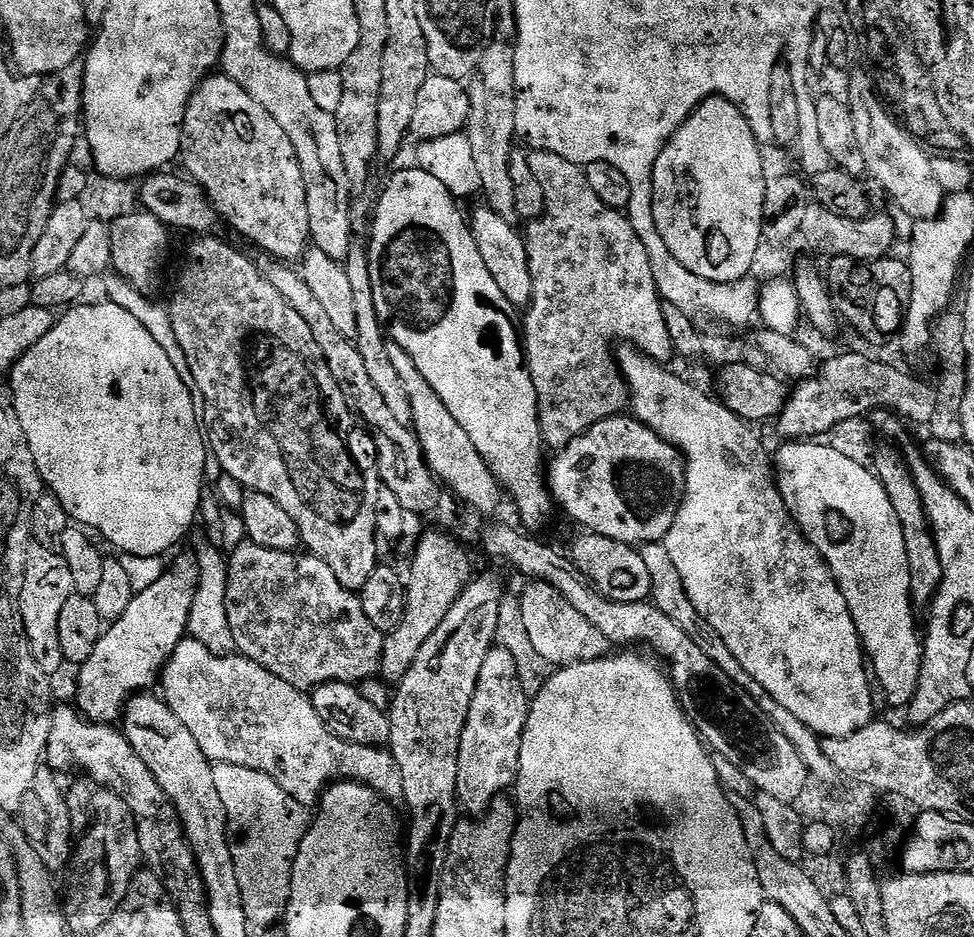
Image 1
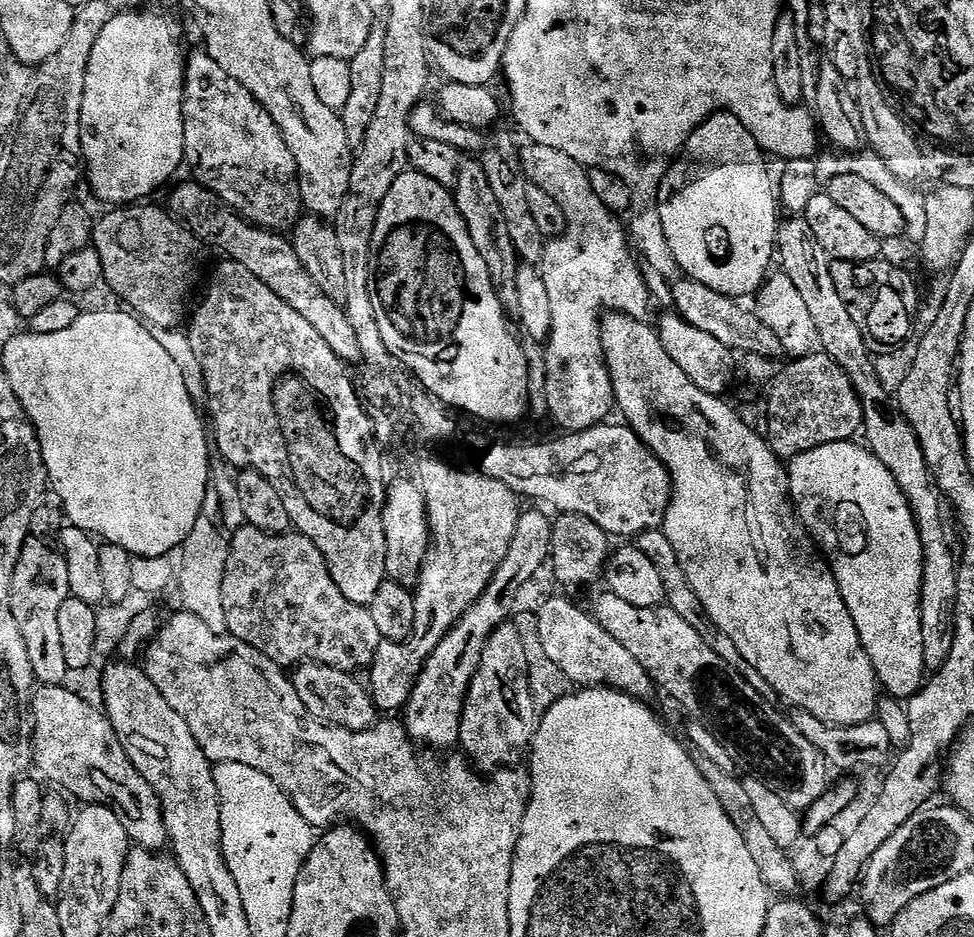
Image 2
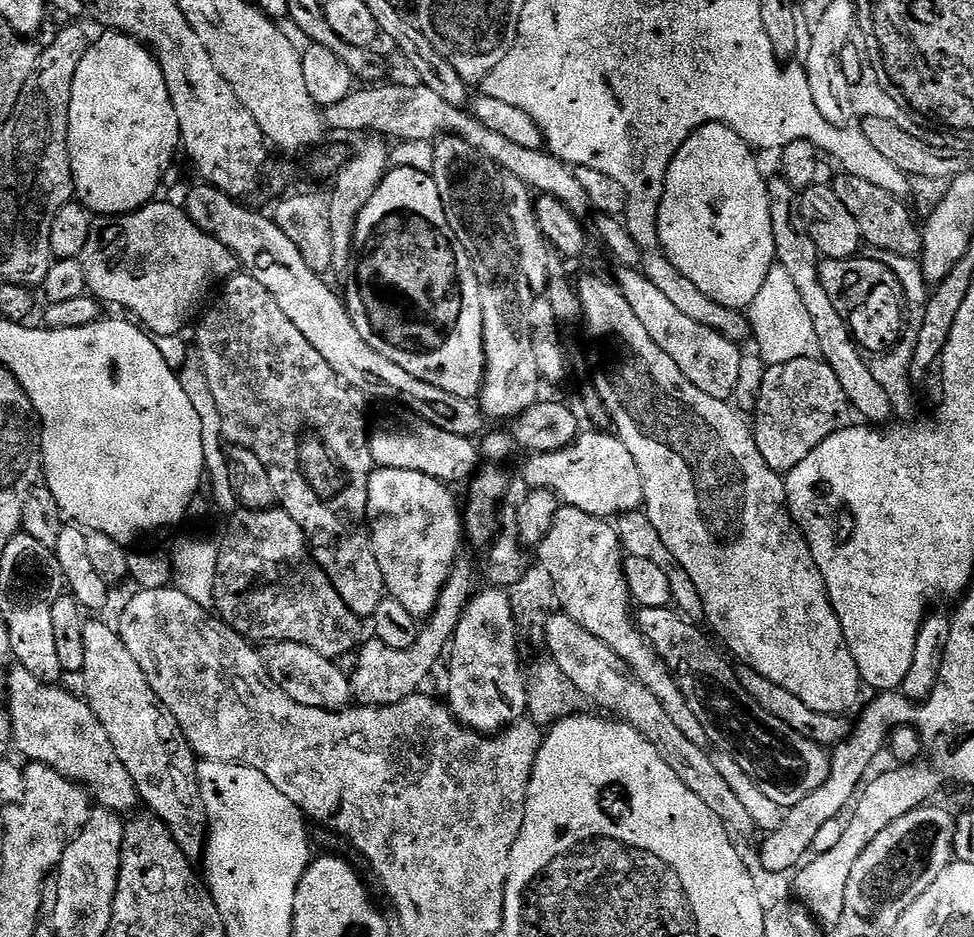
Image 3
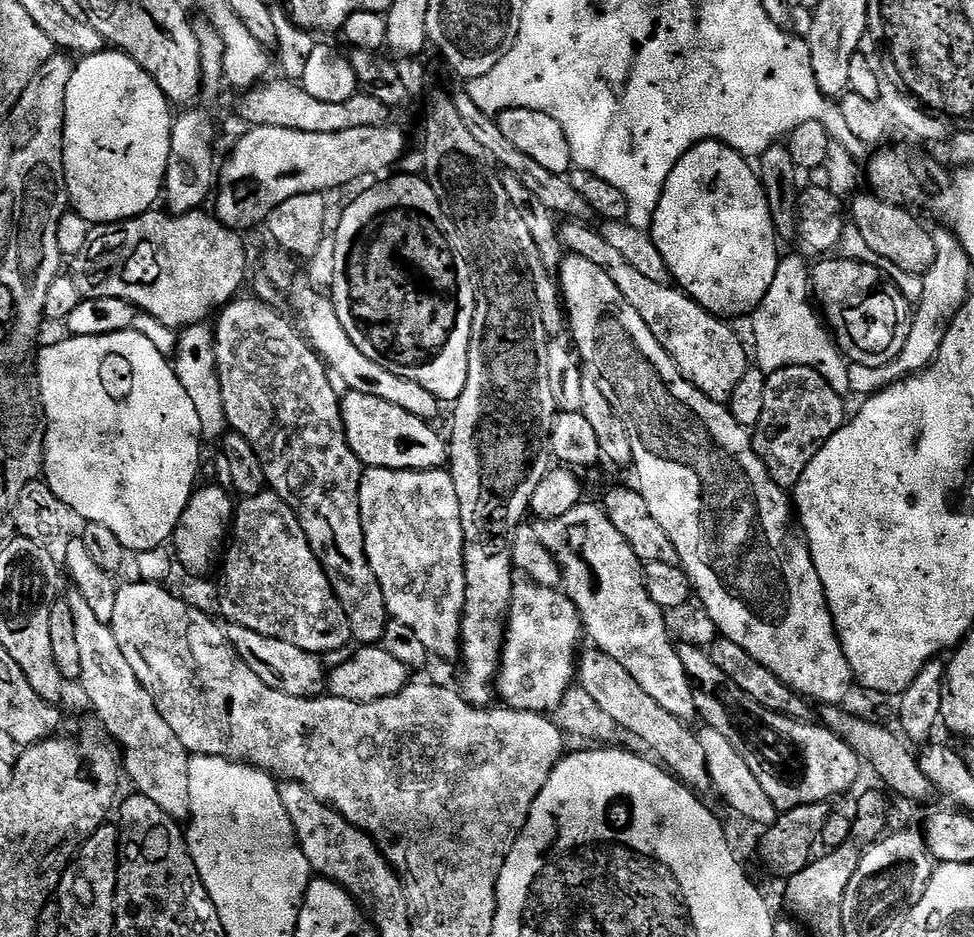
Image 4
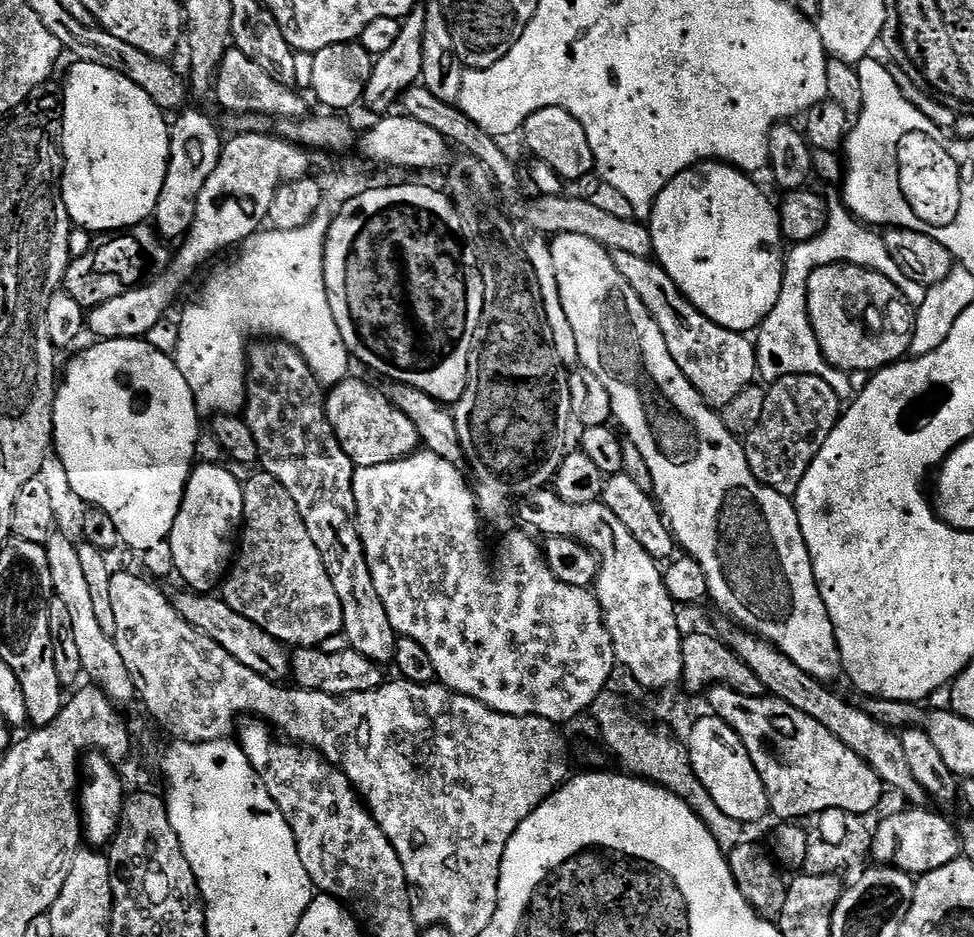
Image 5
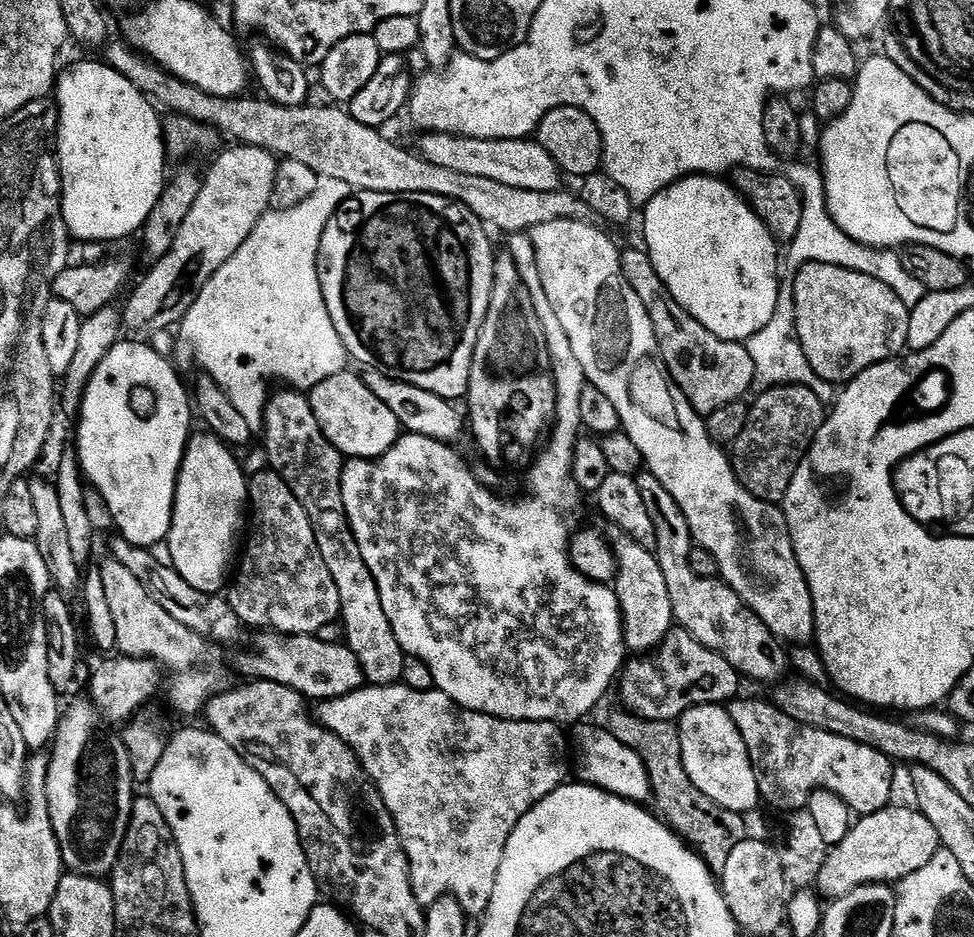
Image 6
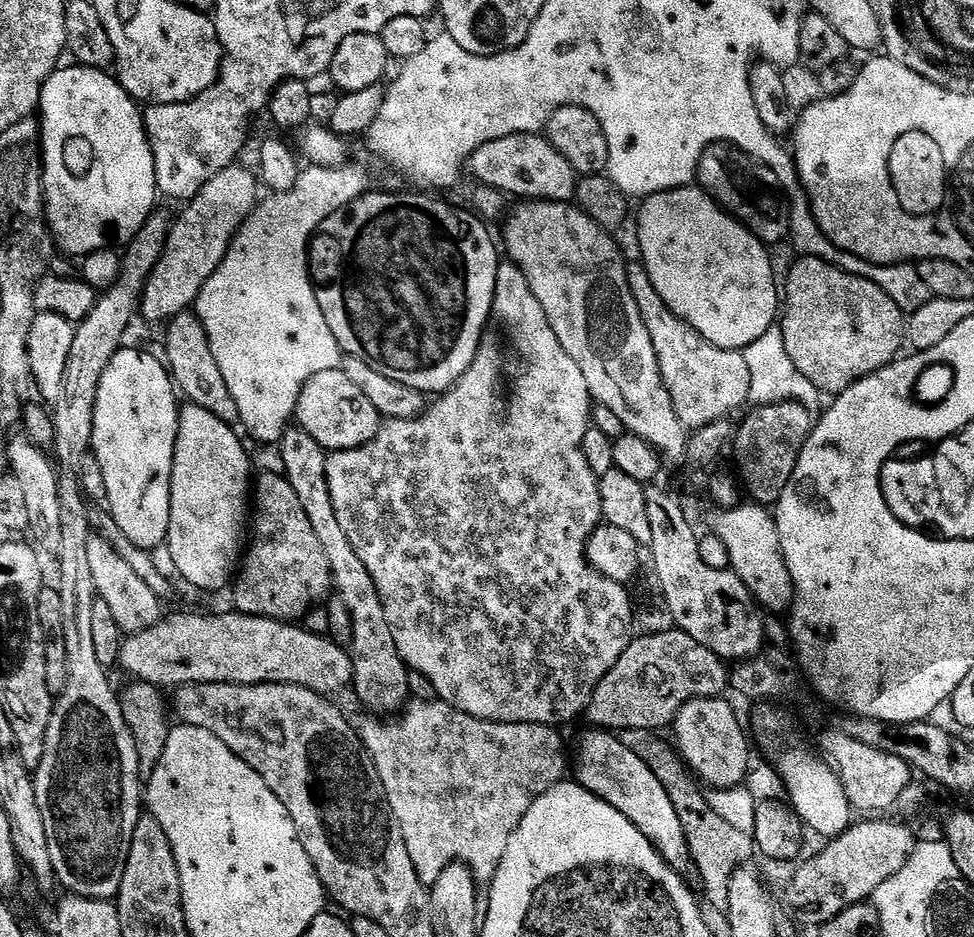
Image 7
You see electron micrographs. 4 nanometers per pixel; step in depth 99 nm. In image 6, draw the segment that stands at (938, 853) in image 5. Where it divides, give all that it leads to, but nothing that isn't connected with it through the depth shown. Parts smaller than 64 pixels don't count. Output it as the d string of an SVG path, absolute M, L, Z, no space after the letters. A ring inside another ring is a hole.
M889 806L869 816L859 817L846 838L829 851L814 883L825 901L840 900L863 884L895 885L914 874L914 870L922 870L922 866L926 866L936 852L941 851L938 830L930 826L930 818L912 806L896 807Z

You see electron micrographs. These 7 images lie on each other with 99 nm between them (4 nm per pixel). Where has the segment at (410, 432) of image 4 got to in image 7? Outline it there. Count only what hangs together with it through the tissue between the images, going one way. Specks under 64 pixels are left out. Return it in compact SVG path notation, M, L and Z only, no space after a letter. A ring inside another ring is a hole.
M340 368L322 370L322 374L314 374L306 386L302 386L302 394L296 403L295 423L314 442L318 442L329 453L341 452L369 444L378 434L382 417L374 410L374 402L350 382L350 378Z

